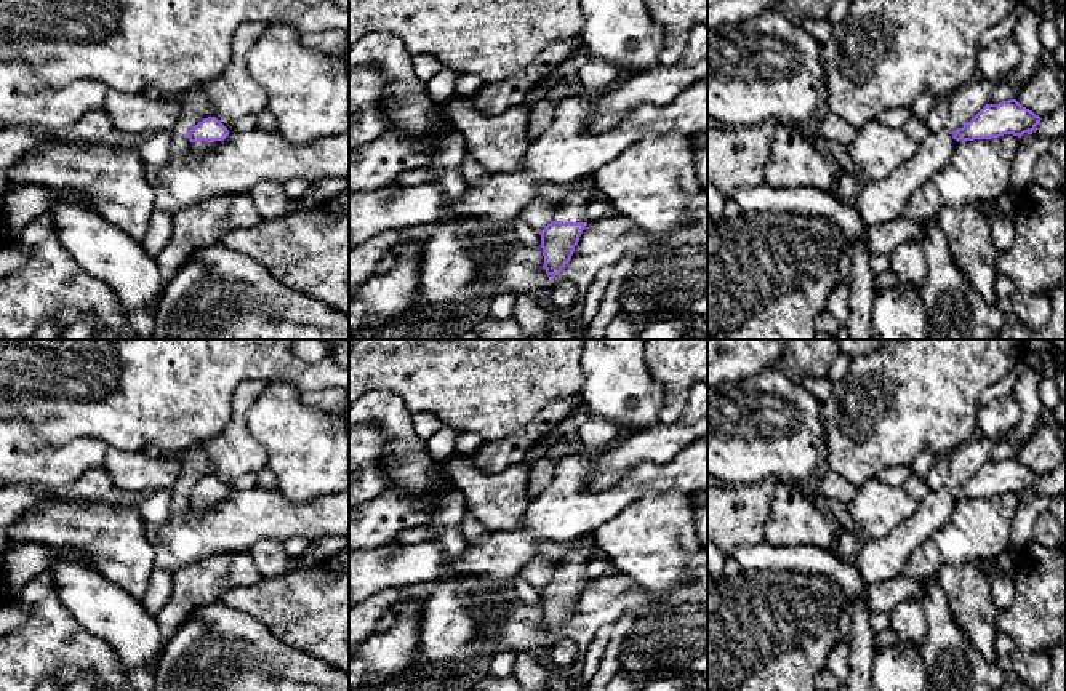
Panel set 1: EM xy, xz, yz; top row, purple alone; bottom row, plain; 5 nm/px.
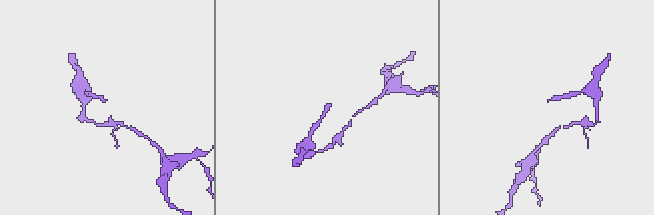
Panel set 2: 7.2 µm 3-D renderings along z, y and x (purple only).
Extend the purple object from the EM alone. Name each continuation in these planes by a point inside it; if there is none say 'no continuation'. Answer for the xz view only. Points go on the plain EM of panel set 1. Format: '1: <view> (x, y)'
1: xz (572, 565)

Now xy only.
1: xy (202, 504)

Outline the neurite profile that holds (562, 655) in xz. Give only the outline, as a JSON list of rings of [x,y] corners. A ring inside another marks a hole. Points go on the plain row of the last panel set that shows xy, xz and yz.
[[[560,638],[549,648],[547,654],[549,662],[560,672],[567,673],[567,670],[576,662],[579,648],[573,638]]]

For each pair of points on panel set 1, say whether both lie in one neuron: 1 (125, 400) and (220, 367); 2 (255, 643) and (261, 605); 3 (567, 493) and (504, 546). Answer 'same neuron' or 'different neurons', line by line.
1: same neuron
2: different neurons
3: same neuron

